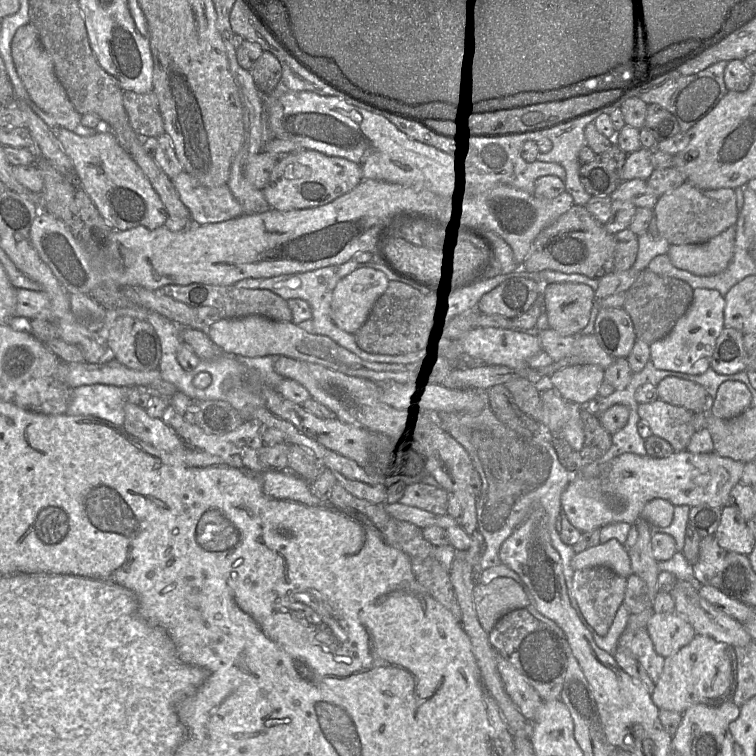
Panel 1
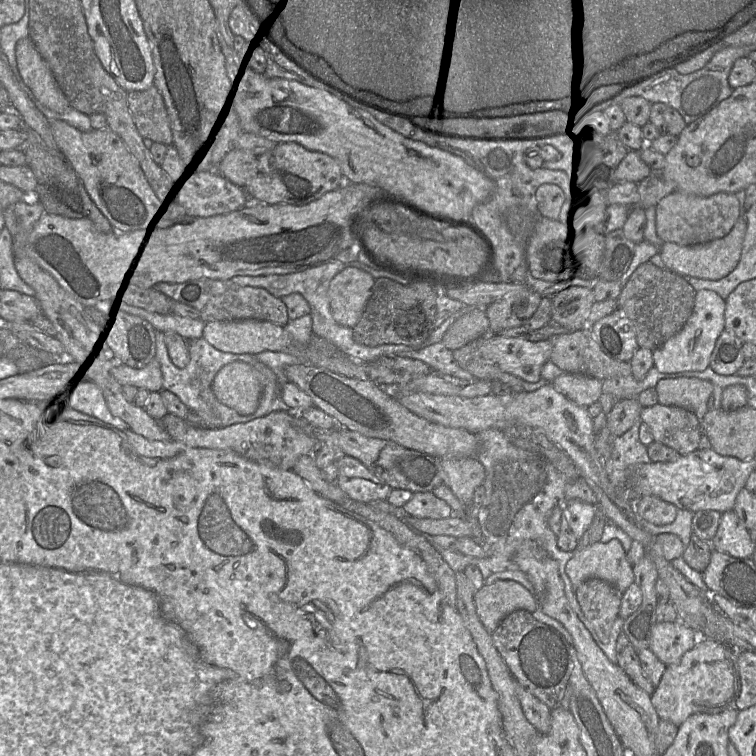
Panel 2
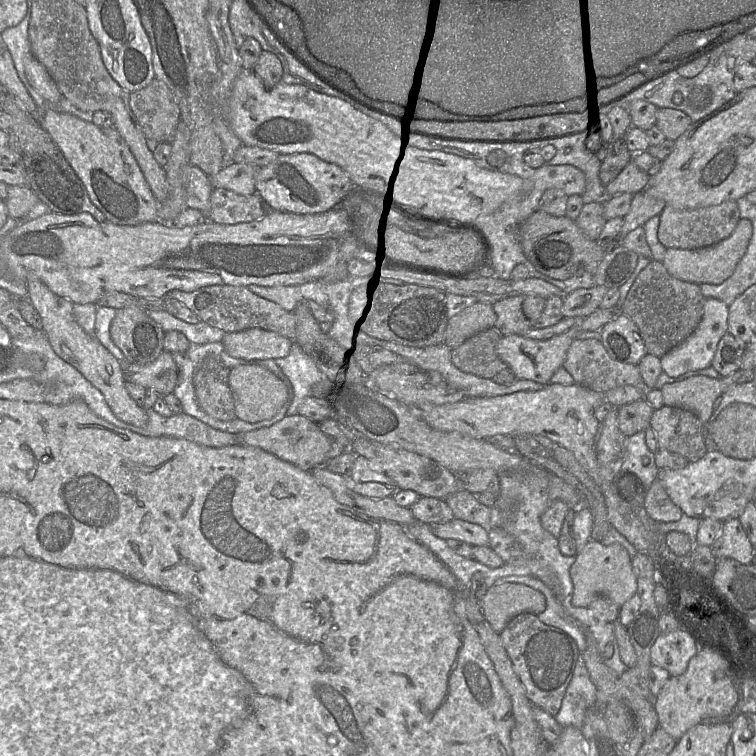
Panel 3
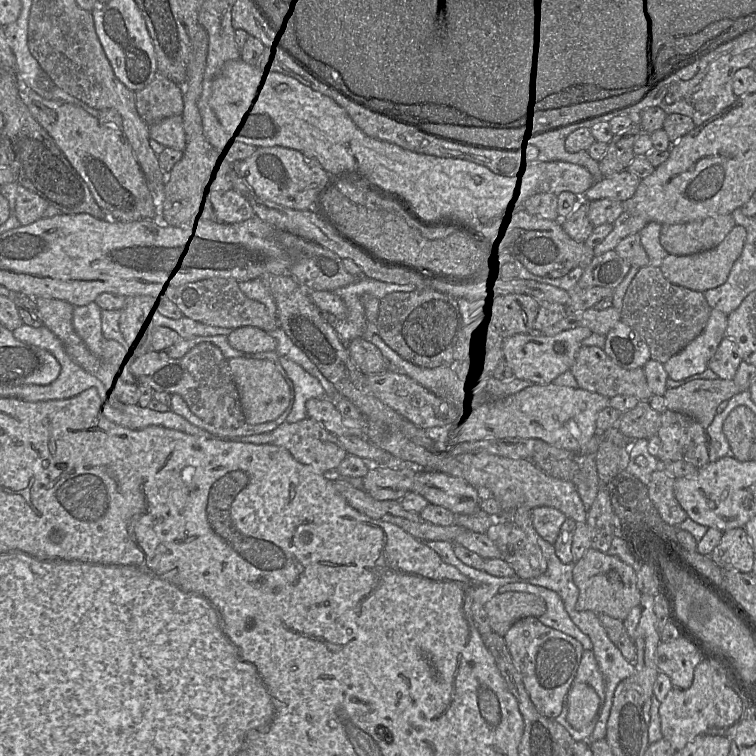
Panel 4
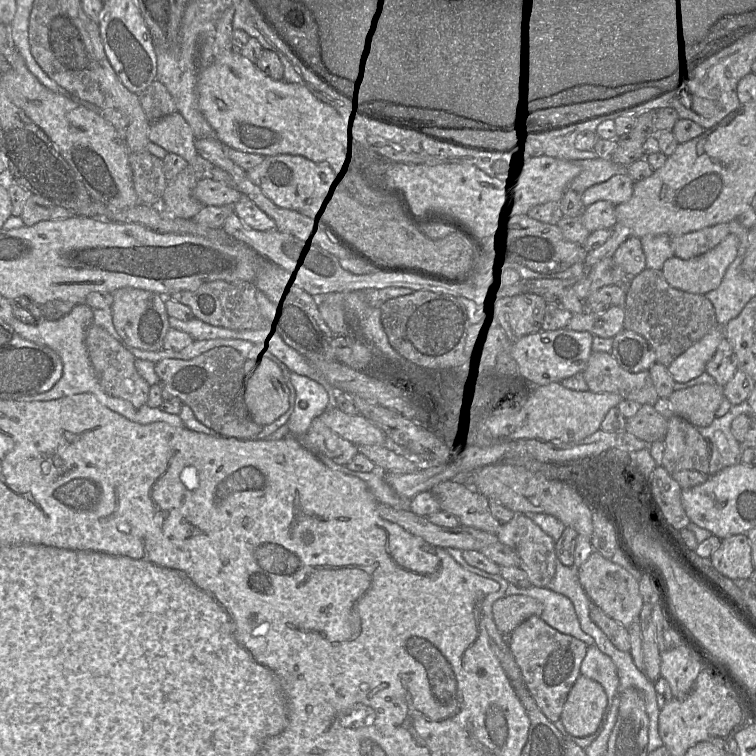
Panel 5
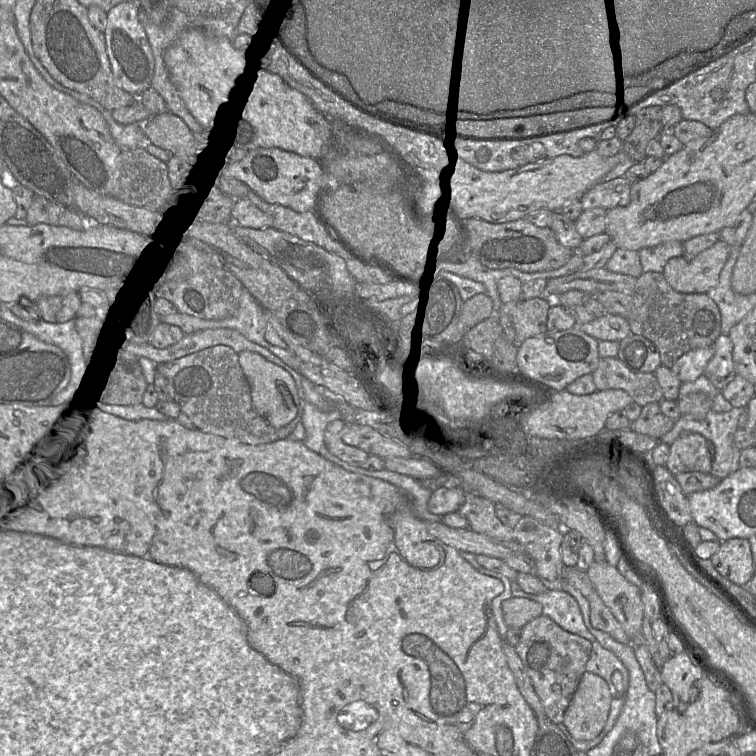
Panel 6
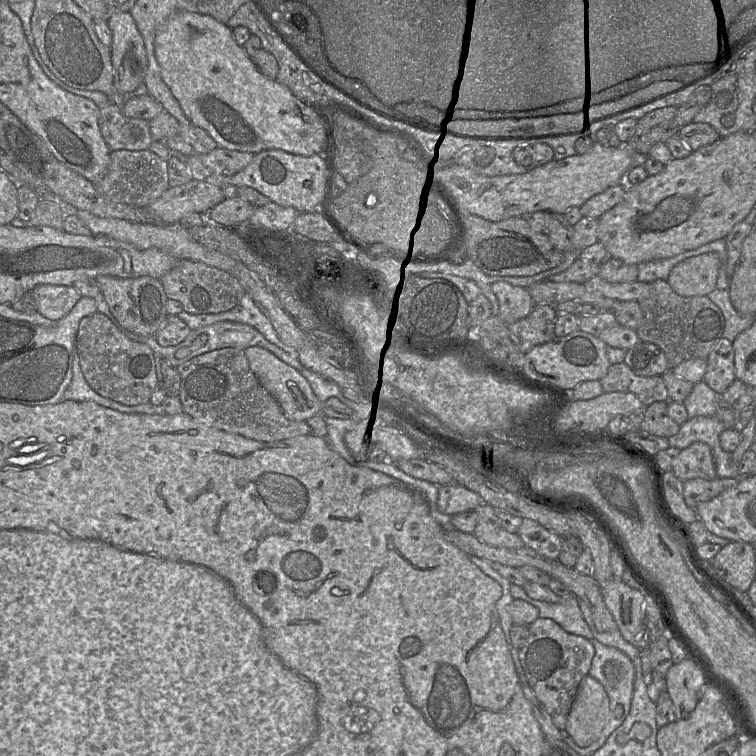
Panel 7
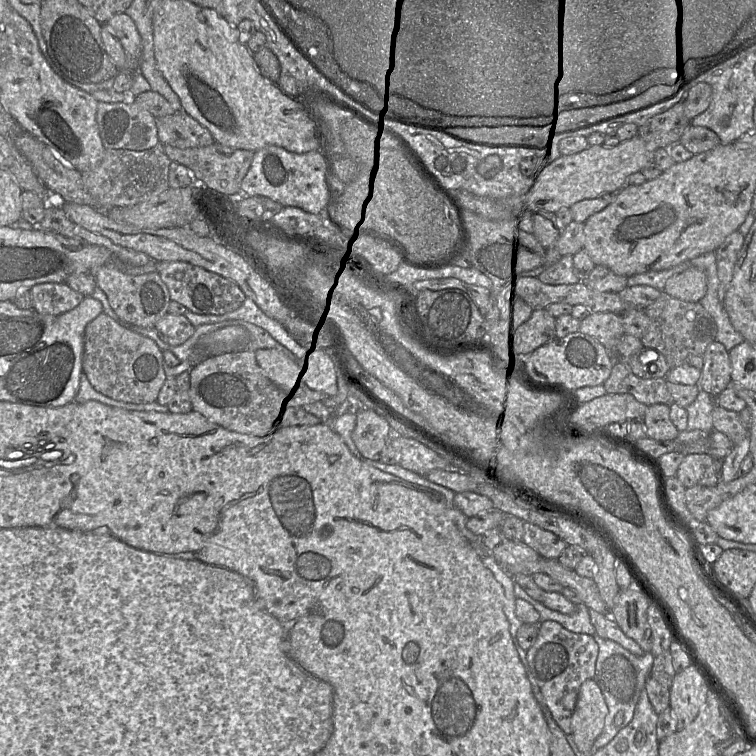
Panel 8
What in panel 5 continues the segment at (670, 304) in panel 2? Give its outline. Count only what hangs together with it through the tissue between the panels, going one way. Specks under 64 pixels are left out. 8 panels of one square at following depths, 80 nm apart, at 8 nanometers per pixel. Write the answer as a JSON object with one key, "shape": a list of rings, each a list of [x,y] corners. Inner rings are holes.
{"shape":[[[645,268],[638,275],[631,277],[631,279],[628,279],[628,277],[626,277],[626,280],[622,284],[614,284],[614,285],[624,285],[626,288],[626,301],[623,307],[624,309],[624,328],[627,330],[634,331],[638,333],[639,335],[641,335],[642,337],[644,337],[648,341],[648,343],[651,345],[653,350],[655,351],[657,363],[660,363],[666,367],[668,367],[679,355],[681,355],[689,347],[691,347],[693,344],[699,341],[702,337],[704,337],[716,325],[718,325],[714,306],[711,303],[711,301],[706,298],[705,295],[688,293],[688,292],[684,292],[682,290],[672,287],[666,281],[662,273],[662,270]]]}

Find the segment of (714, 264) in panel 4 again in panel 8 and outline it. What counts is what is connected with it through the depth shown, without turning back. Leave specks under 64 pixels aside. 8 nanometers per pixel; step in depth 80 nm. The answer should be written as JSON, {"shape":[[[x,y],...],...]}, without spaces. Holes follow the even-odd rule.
{"shape":[[[690,267],[669,278],[663,293],[687,302],[700,302],[707,293],[707,276],[698,268]]]}

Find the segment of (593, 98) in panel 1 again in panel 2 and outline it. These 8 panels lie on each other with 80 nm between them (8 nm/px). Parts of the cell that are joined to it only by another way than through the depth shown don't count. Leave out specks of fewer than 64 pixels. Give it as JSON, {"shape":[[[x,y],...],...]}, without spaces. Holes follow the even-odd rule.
{"shape":[[[590,109],[584,110],[550,110],[532,114],[523,114],[510,117],[464,117],[456,121],[449,118],[410,118],[411,121],[426,131],[460,138],[474,139],[529,139],[541,138],[563,133],[569,130],[584,129],[590,126],[604,123],[607,120],[606,113],[590,113]]]}

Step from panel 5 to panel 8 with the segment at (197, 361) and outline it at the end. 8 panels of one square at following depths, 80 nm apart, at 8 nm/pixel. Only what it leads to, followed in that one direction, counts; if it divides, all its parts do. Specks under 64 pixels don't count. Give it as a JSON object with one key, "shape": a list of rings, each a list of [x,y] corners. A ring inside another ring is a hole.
{"shape":[[[245,350],[240,352],[225,353],[218,356],[207,358],[206,360],[200,362],[199,364],[192,366],[189,369],[189,374],[190,374],[189,396],[191,400],[192,410],[199,412],[203,416],[205,416],[208,420],[214,422],[219,426],[226,428],[227,430],[231,430],[243,434],[250,434],[250,435],[269,435],[269,434],[279,434],[300,427],[309,427],[316,424],[328,423],[328,422],[323,422],[320,418],[316,417],[315,415],[306,412],[304,408],[295,407],[292,404],[290,404],[289,401],[285,398],[285,396],[280,392],[280,390],[271,382],[271,380],[266,376],[263,370],[258,366],[255,358],[255,353],[252,351]]]}

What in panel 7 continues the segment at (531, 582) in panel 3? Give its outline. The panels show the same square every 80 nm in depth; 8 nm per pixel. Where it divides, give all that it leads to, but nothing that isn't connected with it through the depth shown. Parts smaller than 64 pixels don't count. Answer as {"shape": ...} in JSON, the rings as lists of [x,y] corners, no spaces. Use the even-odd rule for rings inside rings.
{"shape":[[[511,584],[511,595],[514,599],[522,599],[537,607],[541,618],[550,618],[566,632],[593,641],[593,634],[583,618],[576,595],[563,596],[558,603],[548,603],[531,598],[523,587],[516,584]]]}

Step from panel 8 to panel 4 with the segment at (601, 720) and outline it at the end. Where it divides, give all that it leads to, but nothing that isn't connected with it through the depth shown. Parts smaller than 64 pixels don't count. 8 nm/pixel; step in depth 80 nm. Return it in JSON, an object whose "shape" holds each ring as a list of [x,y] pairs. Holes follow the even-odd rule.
{"shape":[[[572,683],[566,696],[567,721],[575,729],[586,727],[595,717],[599,717],[600,698],[586,683]]]}

